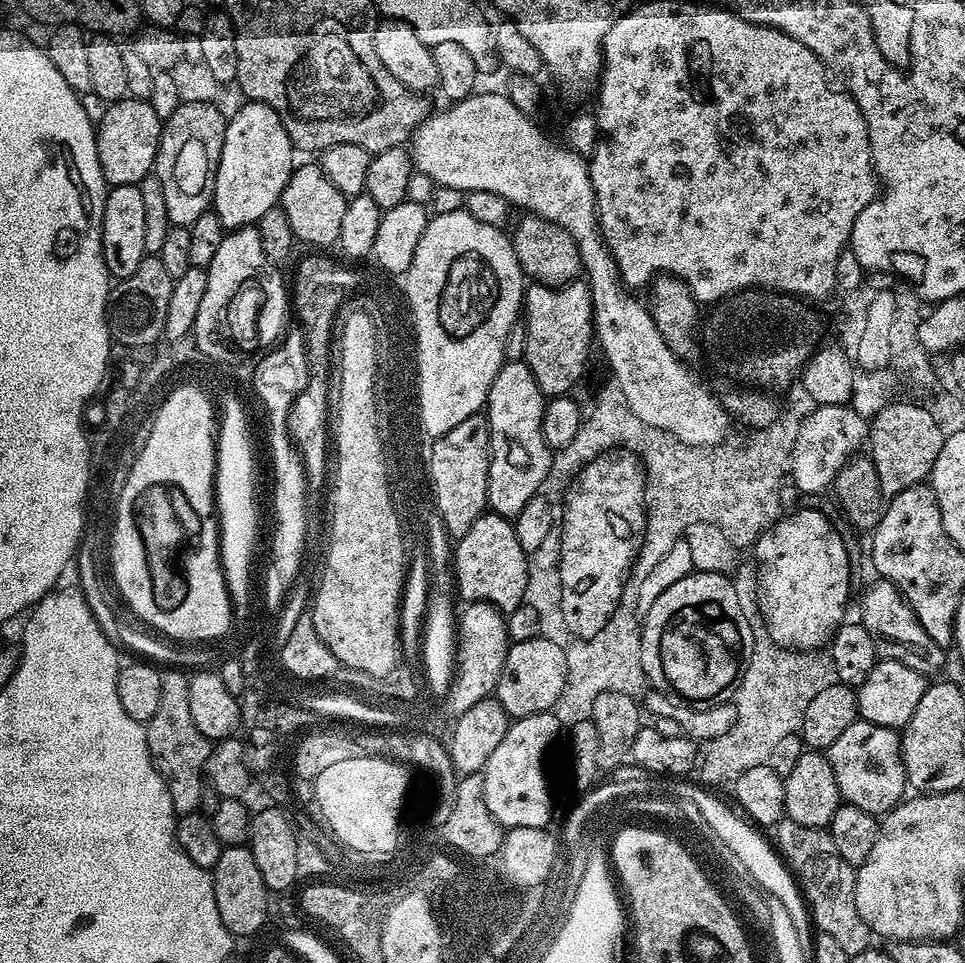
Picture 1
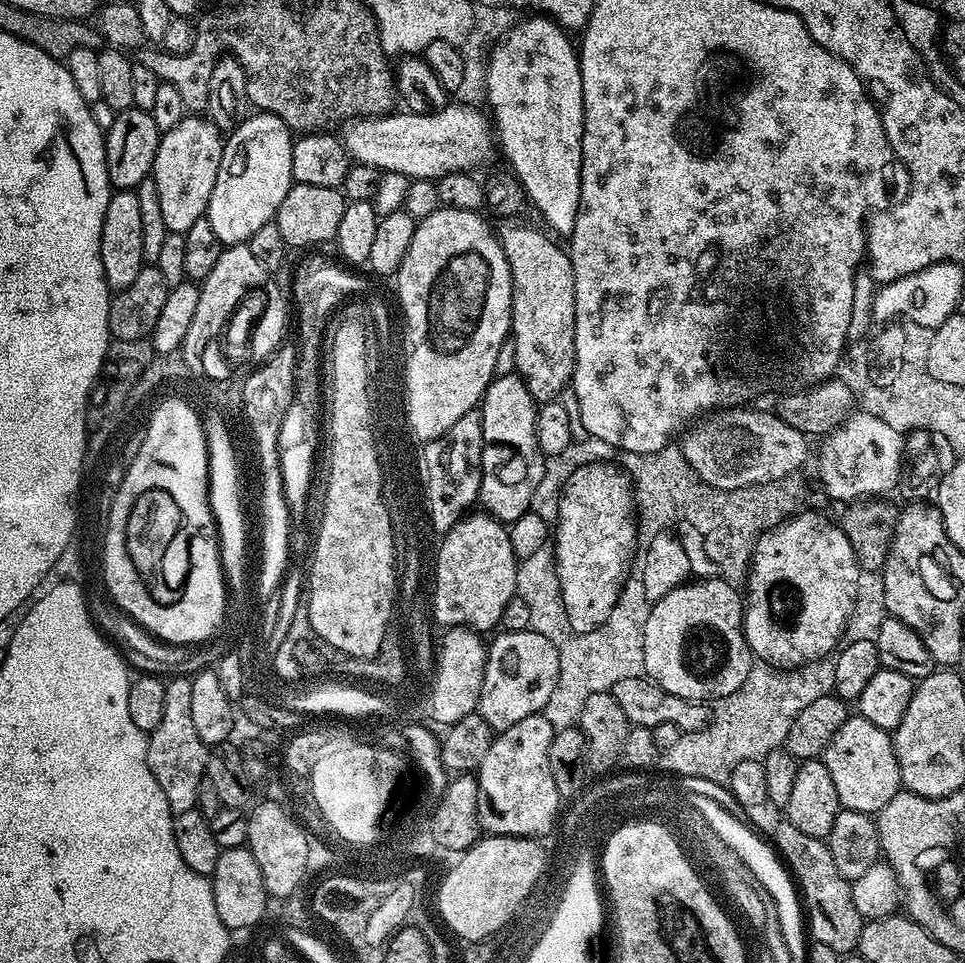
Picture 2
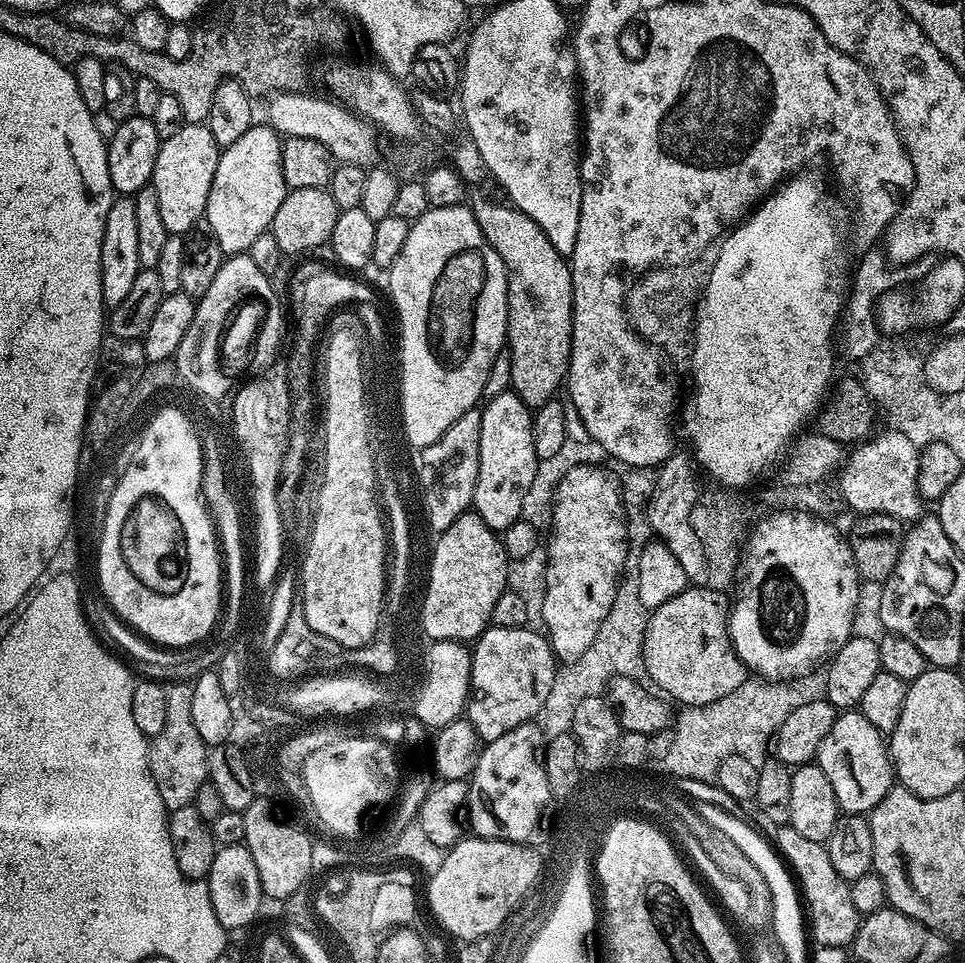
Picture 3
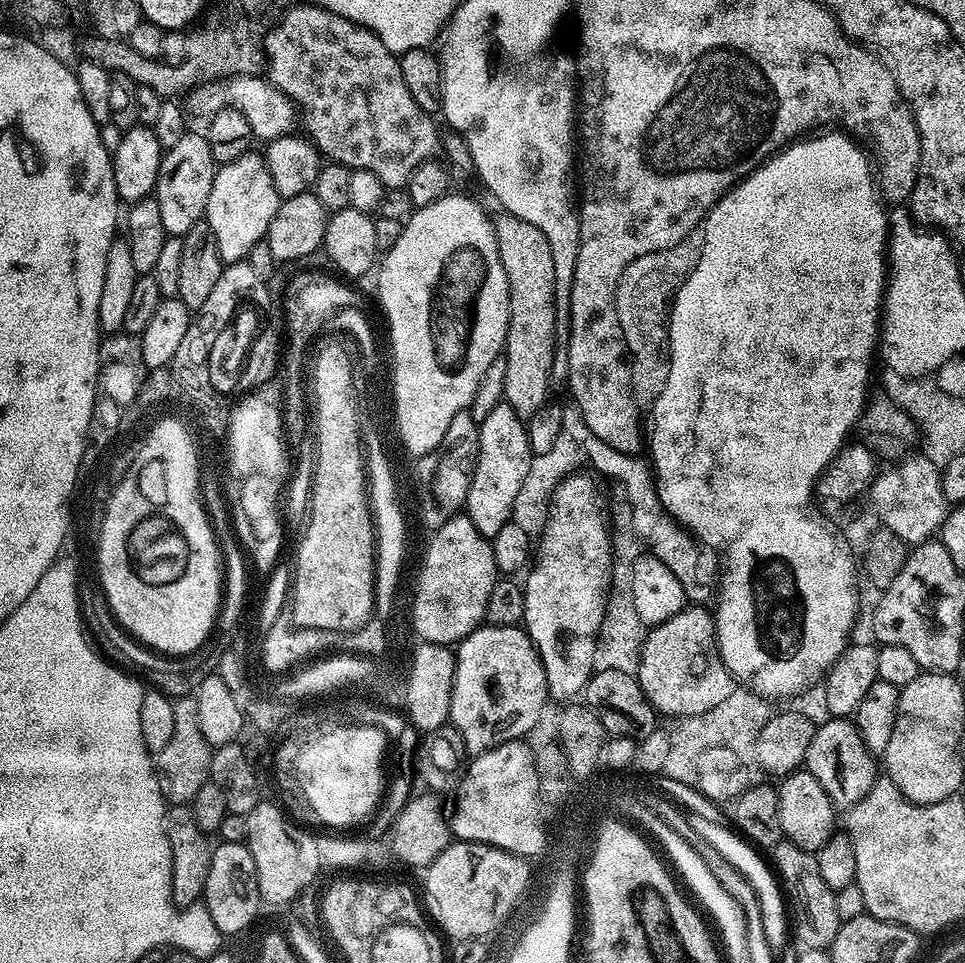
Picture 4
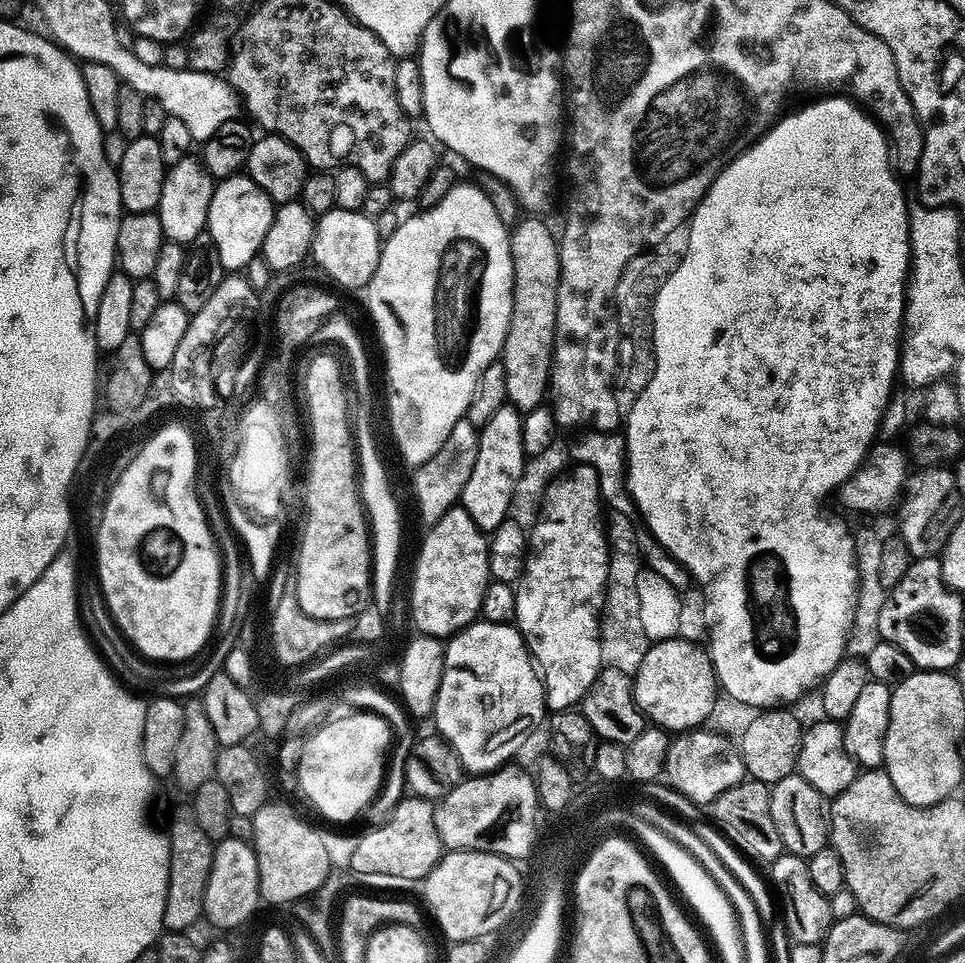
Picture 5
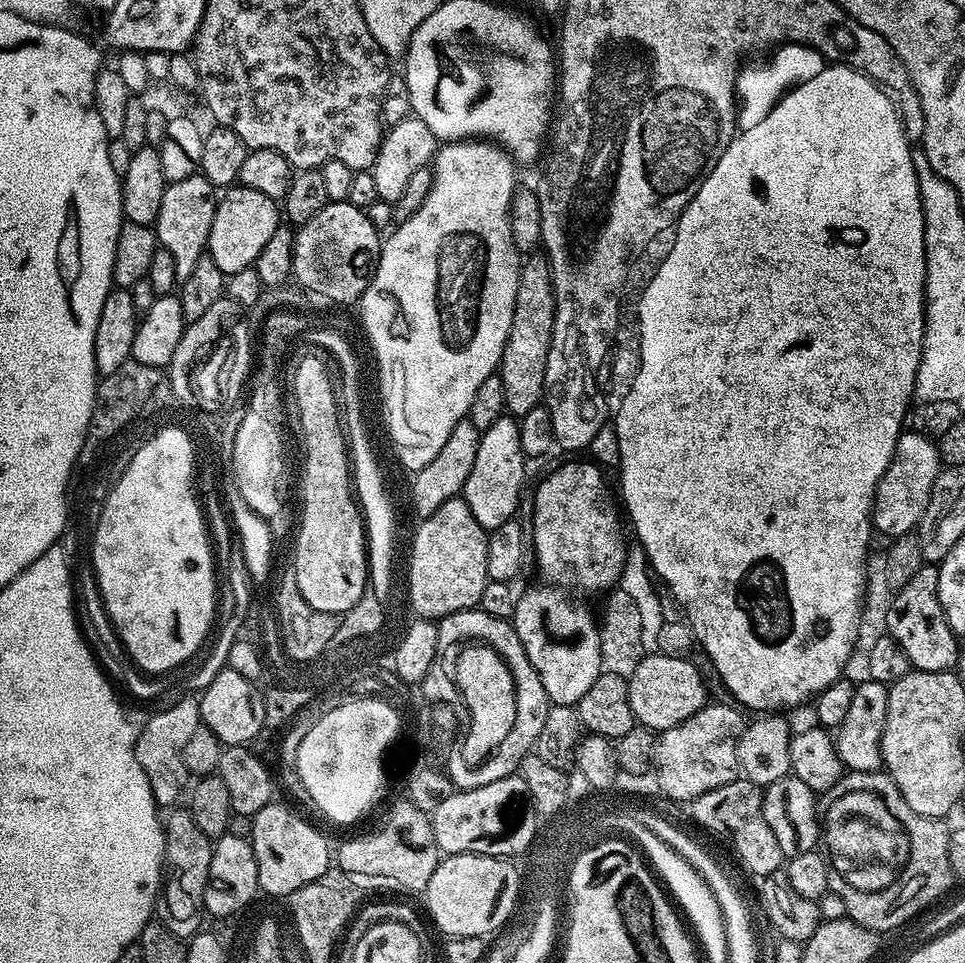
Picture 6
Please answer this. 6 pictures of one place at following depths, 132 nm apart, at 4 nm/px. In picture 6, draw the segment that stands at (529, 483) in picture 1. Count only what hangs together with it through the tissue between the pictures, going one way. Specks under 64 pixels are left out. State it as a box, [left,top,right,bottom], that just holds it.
[462,415,526,530]

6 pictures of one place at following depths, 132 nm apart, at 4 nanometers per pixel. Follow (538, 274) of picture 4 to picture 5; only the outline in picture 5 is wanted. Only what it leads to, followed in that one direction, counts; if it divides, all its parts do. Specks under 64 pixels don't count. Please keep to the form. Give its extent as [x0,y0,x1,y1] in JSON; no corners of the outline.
[502,214,560,414]

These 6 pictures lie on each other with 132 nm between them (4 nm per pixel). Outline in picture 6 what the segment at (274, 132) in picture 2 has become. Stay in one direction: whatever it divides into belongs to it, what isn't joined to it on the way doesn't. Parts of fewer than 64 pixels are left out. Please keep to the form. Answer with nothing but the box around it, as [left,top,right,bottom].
[207,186,282,274]

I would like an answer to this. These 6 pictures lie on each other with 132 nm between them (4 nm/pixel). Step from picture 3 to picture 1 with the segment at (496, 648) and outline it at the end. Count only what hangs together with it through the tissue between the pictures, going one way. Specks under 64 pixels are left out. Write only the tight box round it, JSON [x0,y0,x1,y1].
[494,638,568,718]

